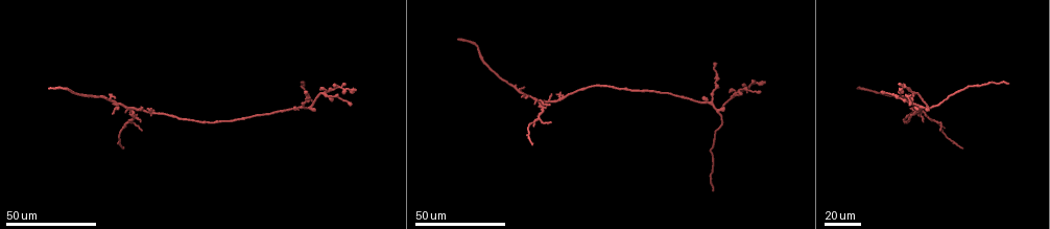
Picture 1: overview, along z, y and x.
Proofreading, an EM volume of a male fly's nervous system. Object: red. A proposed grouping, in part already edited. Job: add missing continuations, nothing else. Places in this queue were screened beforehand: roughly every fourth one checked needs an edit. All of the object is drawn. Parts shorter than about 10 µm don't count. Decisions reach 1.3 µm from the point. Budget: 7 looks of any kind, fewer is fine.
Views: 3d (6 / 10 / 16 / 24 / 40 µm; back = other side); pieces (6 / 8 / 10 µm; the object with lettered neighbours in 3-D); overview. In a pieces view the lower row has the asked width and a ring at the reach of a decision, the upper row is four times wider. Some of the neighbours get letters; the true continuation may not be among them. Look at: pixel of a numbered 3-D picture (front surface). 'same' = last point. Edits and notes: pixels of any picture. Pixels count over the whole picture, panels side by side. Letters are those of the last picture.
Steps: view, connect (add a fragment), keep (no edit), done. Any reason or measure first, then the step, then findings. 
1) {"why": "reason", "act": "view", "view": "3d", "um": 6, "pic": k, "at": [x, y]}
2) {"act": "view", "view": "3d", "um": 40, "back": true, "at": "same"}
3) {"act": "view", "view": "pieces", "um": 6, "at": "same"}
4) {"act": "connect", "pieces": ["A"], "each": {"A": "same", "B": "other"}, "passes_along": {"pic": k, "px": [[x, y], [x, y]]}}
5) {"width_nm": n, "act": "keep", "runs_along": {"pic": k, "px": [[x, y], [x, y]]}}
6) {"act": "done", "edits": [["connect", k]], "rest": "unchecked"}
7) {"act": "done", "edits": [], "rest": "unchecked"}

{"why": "long arm stops here", "act": "view", "view": "3d", "um": 40, "pic": 1, "at": [712, 191]}

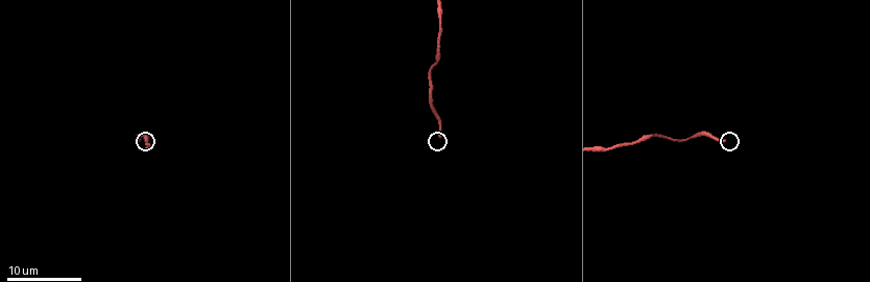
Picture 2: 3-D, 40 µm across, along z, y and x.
{"act": "view", "view": "pieces", "um": 8, "pic": 2, "at": [440, 133]}

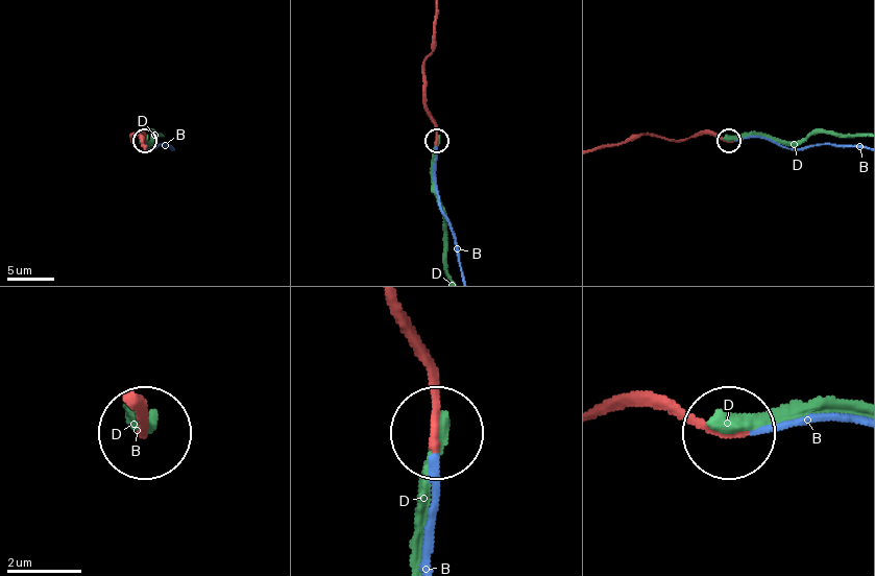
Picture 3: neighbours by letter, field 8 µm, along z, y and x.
{"act": "connect", "pieces": ["B"], "each": {"B": "same", "D": "other"}, "passes_along": {"pic": 3, "px": [[432, 120], [436, 130], [434, 180], [460, 269]]}, "found": "the neuron continues"}

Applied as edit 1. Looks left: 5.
{"why": "tapers out", "act": "view", "view": "3d", "um": 24, "pic": 1, "at": [939, 130]}

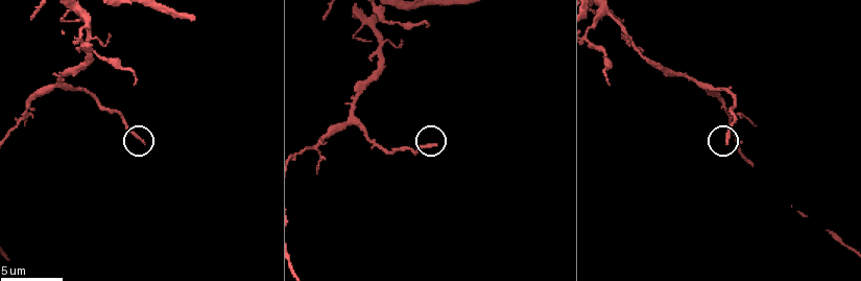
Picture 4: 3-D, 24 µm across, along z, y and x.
{"act": "view", "view": "pieces", "um": 8, "pic": 4, "at": [144, 142]}

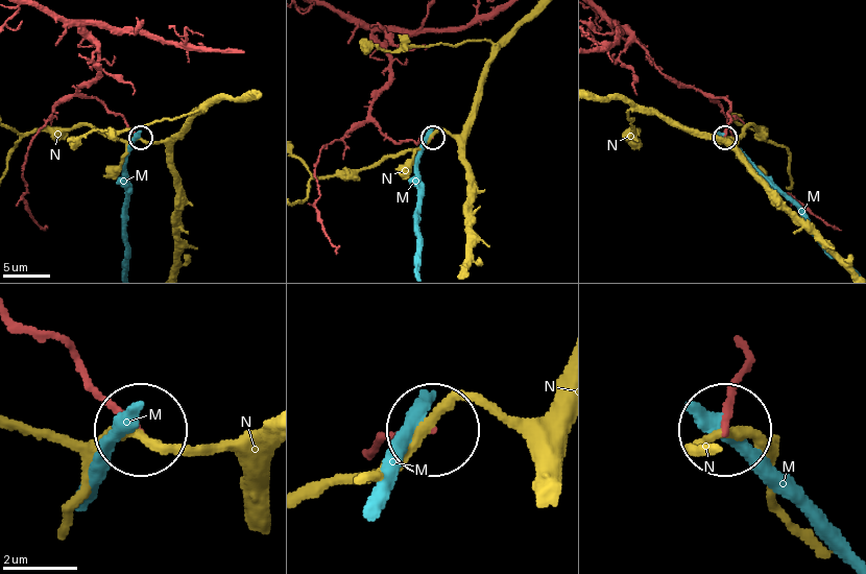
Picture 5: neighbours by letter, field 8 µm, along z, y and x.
{"act": "keep", "each": {"M": "other", "N": "other"}, "runs_along": {"pic": 5, "px": [[18, 321], [55, 339], [137, 430]]}, "found": "no lettered fragment goes on from it"}

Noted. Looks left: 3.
{"why": "an open end", "act": "view", "view": "3d", "um": 40, "pic": 1, "at": [51, 89]}

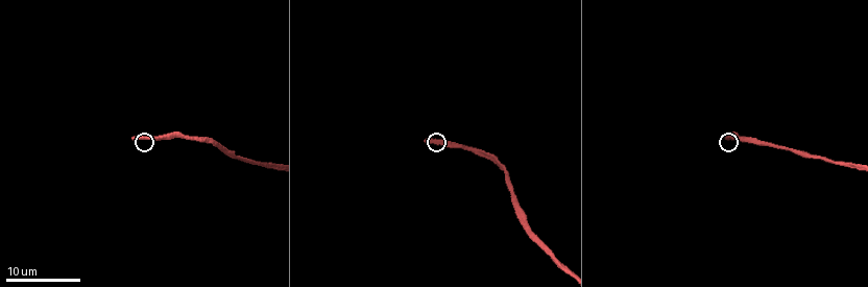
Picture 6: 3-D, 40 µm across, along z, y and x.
{"act": "view", "view": "pieces", "um": 6, "pic": 6, "at": [135, 138]}

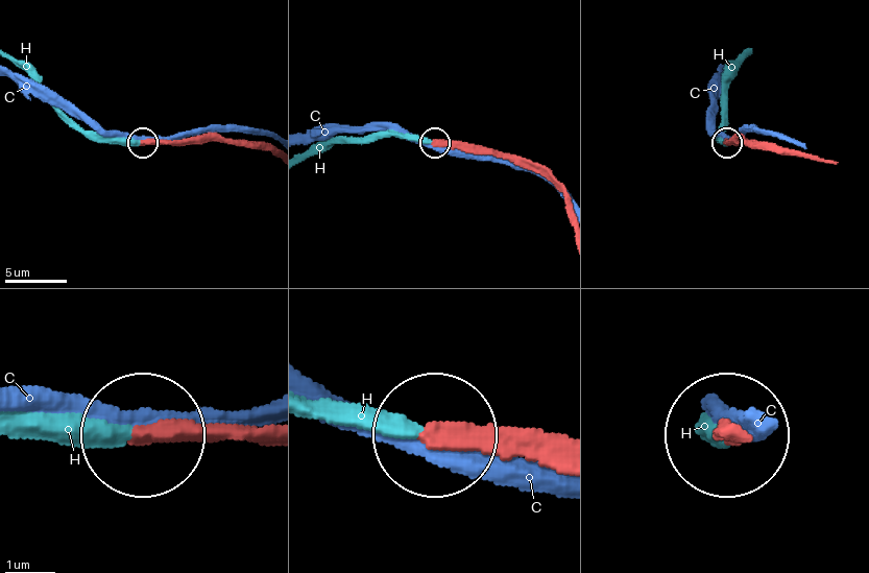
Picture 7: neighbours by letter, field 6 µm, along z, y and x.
{"act": "connect", "pieces": ["H"], "each": {"C": "other", "H": "same"}, "passes_along": {"pic": 7, "px": [[172, 141], [89, 137], [14, 63]]}, "found": "it goes on there"}

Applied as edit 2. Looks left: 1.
{"act": "done", "edits": [["connect", 3], ["connect", 7]], "rest": "unchecked"}

